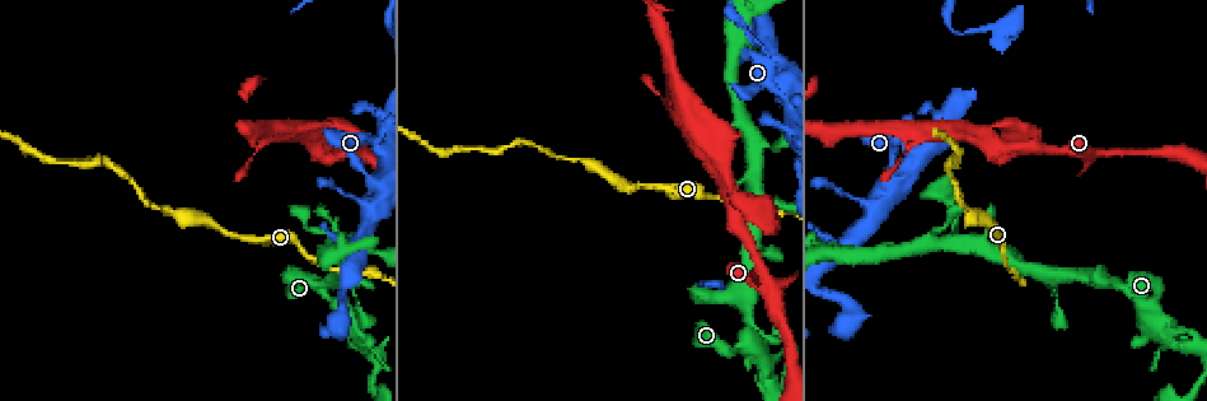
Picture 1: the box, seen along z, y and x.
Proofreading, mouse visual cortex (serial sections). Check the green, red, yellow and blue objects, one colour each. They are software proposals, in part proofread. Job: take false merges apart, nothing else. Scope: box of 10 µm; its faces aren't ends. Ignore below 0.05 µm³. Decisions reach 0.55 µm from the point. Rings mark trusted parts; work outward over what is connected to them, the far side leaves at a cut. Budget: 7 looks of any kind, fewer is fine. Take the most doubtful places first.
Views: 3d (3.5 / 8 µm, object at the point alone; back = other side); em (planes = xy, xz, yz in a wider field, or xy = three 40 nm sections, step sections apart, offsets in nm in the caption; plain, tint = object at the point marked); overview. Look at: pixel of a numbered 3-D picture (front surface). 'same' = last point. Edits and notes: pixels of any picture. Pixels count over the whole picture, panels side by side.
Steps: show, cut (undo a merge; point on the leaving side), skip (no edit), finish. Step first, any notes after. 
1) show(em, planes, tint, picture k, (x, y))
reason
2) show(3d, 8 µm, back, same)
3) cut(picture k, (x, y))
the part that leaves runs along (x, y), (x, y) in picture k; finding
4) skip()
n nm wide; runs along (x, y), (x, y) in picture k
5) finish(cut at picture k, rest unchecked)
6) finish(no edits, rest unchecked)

show(3d, 3.5 µm, picture 1, (1150, 305))
sharp bend

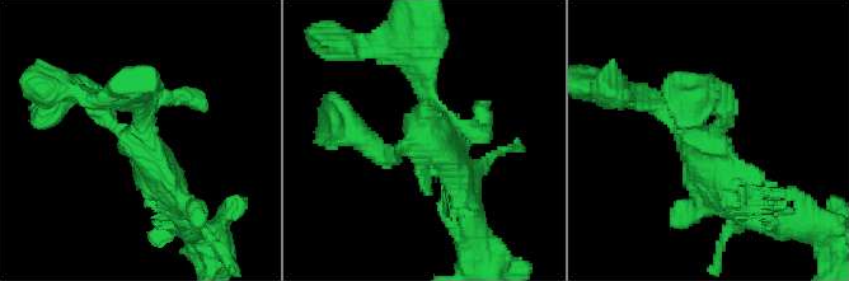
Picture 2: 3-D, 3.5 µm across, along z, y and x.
show(em, xy, step 2, tint, picture 2, (706, 138))
3 arms; arms of 200, 300, 450 nm; shape alone is not enough

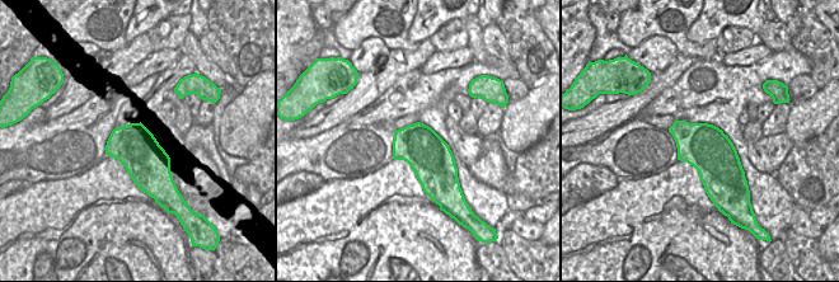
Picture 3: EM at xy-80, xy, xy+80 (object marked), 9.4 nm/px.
skip()
runs along (360, 139), (392, 154), (423, 131), (418, 73) in picture 2; continuous, no second cell

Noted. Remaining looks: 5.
show(3d, 3.5 µm, picture 1, (966, 215))
thick turns thin

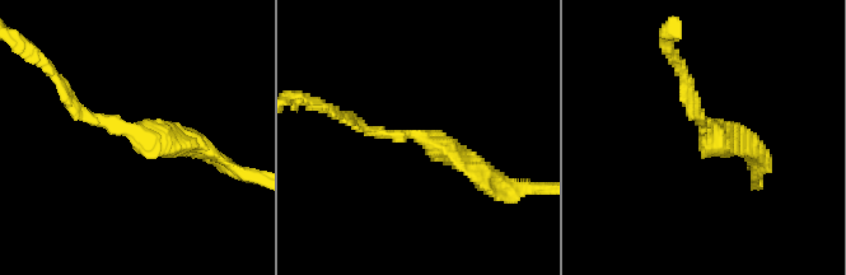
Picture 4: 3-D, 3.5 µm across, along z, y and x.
show(em, xy, step 1, tint, picture 4, (705, 129))
arms of 150, 300 nm

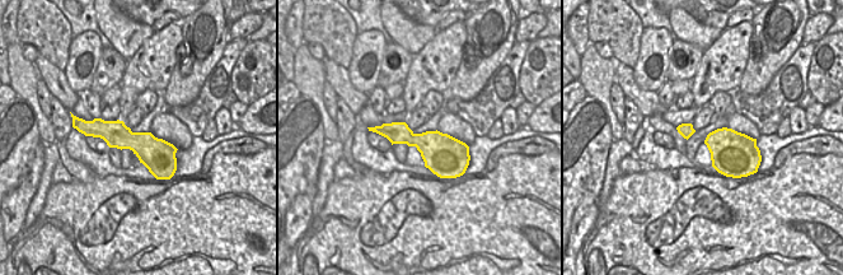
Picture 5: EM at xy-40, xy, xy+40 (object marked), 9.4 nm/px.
skip()
runs along (197, 145), (96, 122), (60, 83) in picture 4; all the same cell

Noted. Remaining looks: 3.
show(3d, 3.5 µm, picture 1, (1056, 273))
a fork

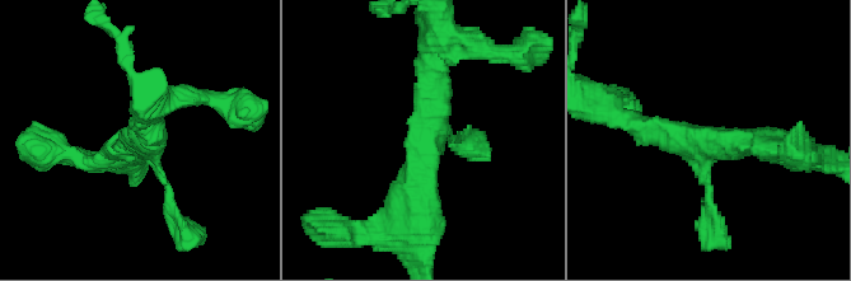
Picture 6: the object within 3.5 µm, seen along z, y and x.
show(em, xy, step 1, tint, picture 6, (429, 139))

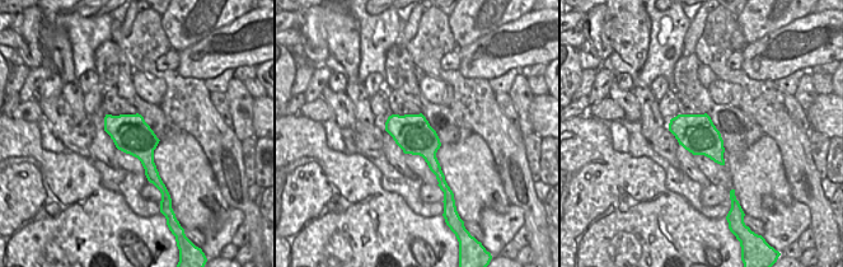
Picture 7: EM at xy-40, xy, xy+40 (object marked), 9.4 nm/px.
show(em, xy, step 5, tint, same)
another direction

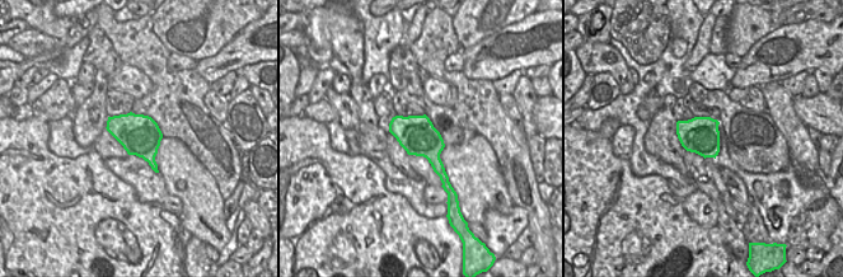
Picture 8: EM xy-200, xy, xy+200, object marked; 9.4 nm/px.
skip()
runs along (794, 148), (683, 140), (631, 121) in picture 6; continuous, no second cell

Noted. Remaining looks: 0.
finish(no edits, rest unchecked)

